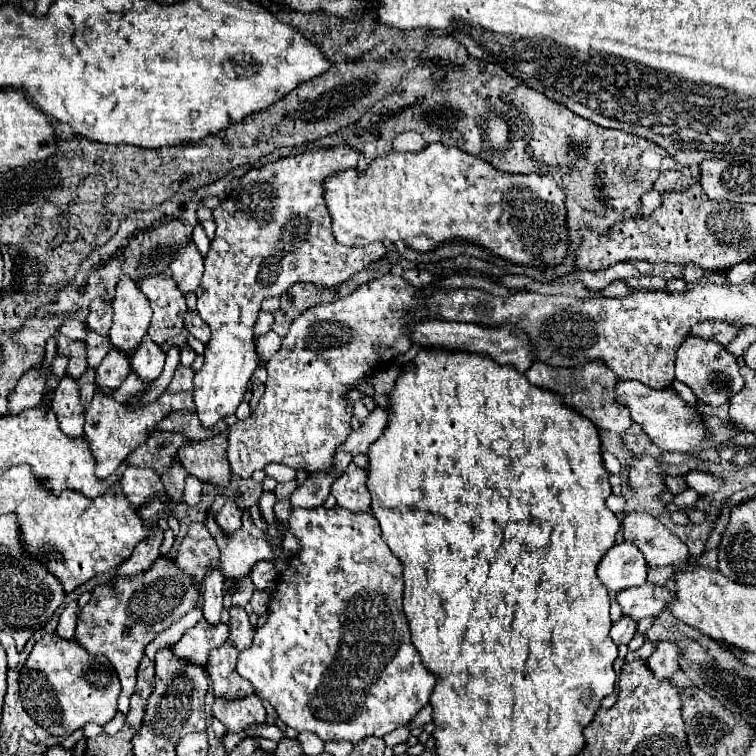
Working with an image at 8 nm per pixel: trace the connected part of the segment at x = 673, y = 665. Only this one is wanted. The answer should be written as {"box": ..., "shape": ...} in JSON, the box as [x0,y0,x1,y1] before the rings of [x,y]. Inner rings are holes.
{"box":[644,642,678,678],"shape":[[[660,642],[644,664],[656,678],[672,676],[678,670],[678,646],[674,646],[674,642]]]}

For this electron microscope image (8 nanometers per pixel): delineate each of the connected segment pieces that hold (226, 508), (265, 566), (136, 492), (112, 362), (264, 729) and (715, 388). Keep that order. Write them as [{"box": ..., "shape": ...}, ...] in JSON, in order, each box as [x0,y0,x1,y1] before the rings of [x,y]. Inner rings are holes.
[{"box":[212,496,242,534],"shape":[[[216,496],[212,504],[212,516],[224,534],[232,534],[242,526],[242,512],[228,496]]]},{"box":[250,562,276,590],"shape":[[[256,562],[254,568],[252,568],[252,572],[250,572],[250,578],[255,588],[264,590],[268,586],[268,582],[276,578],[274,564],[272,562]]]},{"box":[124,468,170,508],"shape":[[[132,468],[130,472],[126,472],[126,476],[124,476],[124,492],[130,498],[134,508],[138,508],[138,506],[142,506],[142,502],[148,502],[150,498],[154,498],[154,494],[162,494],[162,498],[170,500],[164,494],[162,482],[158,482],[158,478],[154,478],[152,470],[136,470],[136,468]]]},{"box":[96,350,130,390],"shape":[[[110,350],[102,364],[96,368],[96,384],[108,390],[118,390],[120,384],[130,374],[130,358],[122,358],[122,354]]]},{"box":[246,724,284,742],"shape":[[[264,724],[264,726],[250,726],[250,728],[246,728],[246,732],[258,732],[260,736],[270,738],[274,742],[280,742],[284,738],[284,732],[278,726],[268,726],[268,724]]]},{"box":[676,338,744,406],"shape":[[[686,338],[676,354],[676,380],[684,382],[696,398],[710,406],[726,404],[736,392],[742,390],[744,380],[740,376],[740,368],[736,358],[716,342],[702,342],[700,338]]]}]

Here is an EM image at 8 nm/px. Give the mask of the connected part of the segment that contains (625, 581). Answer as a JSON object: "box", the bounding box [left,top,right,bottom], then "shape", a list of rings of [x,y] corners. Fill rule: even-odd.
{"box":[598,542,646,594],"shape":[[[620,542],[608,550],[598,564],[598,578],[610,594],[642,586],[646,582],[646,560],[632,542]]]}

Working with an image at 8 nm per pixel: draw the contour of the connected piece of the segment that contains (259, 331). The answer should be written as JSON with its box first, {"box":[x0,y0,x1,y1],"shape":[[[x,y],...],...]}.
{"box":[254,312,274,336],"shape":[[[260,312],[260,316],[258,316],[258,322],[256,322],[256,326],[254,326],[254,332],[256,332],[256,336],[262,336],[262,334],[266,334],[266,332],[272,328],[272,324],[274,324],[274,316],[272,316],[272,314],[268,314],[268,312]]]}

